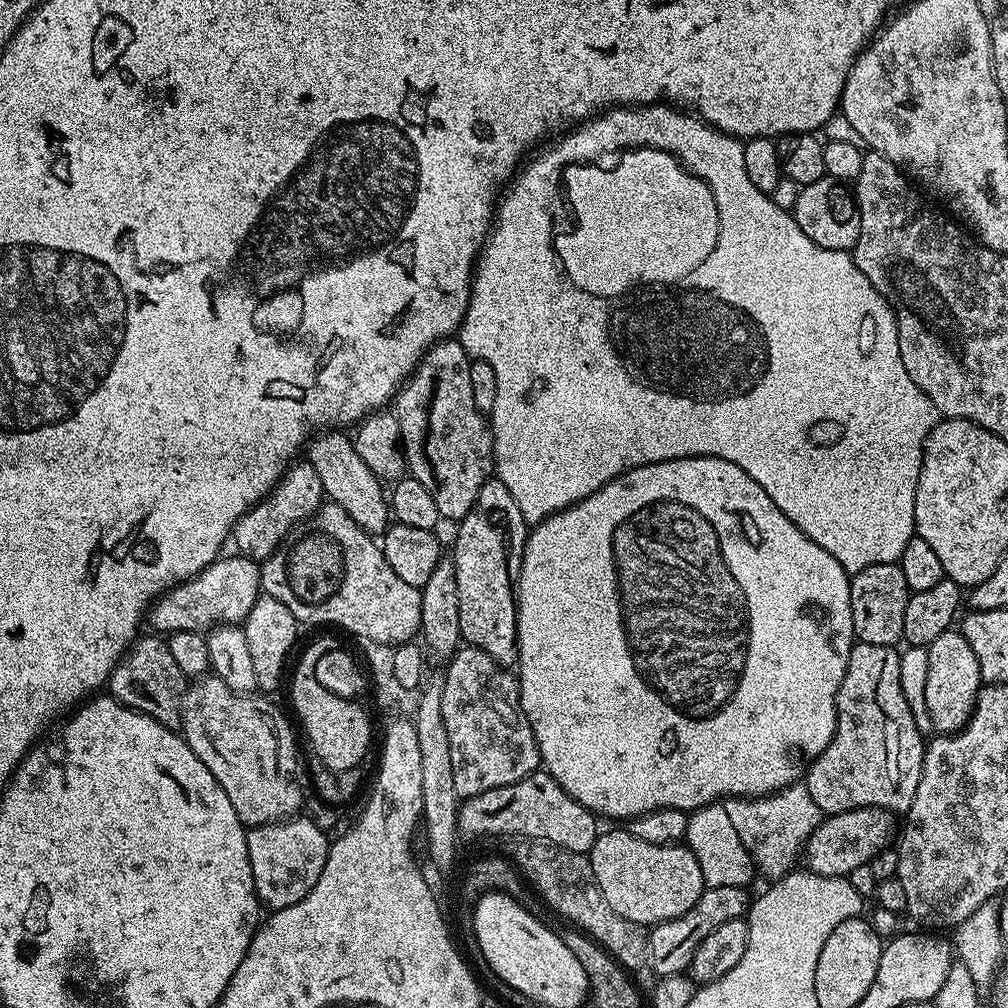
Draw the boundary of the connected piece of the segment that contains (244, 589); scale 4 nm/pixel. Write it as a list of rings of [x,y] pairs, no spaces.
[[[239,554],[221,555],[210,566],[206,566],[191,580],[176,584],[157,596],[146,620],[156,634],[173,632],[207,633],[222,625],[243,625],[254,602],[262,594],[260,587],[260,564],[249,556]]]

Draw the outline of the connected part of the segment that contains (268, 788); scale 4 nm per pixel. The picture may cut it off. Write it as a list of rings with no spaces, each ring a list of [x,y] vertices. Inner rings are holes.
[[[205,674],[189,683],[182,702],[184,740],[226,790],[234,814],[246,826],[287,820],[304,804],[304,788],[296,777],[302,772],[302,764],[300,768],[296,761],[296,736],[279,706],[268,700],[260,694],[230,690],[226,682]]]

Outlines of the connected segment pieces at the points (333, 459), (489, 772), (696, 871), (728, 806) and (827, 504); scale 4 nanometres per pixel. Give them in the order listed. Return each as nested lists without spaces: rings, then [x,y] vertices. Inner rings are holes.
[[[325,430],[308,441],[307,452],[307,463],[312,464],[314,470],[318,470],[318,478],[322,478],[325,497],[331,503],[342,506],[342,510],[358,522],[363,532],[383,533],[390,523],[390,500],[380,477],[373,474],[366,462],[362,462],[353,437],[344,430]]]
[[[460,646],[451,659],[447,661],[448,669],[442,672],[444,677],[444,689],[442,690],[442,722],[446,722],[446,735],[450,737],[450,763],[454,766],[454,790],[458,790],[461,798],[477,796],[486,790],[494,790],[498,786],[510,786],[522,778],[526,778],[531,772],[537,771],[541,767],[540,751],[538,742],[534,738],[534,730],[526,718],[526,714],[520,705],[520,682],[515,671],[507,667],[496,664],[481,648],[471,646]]]
[[[612,826],[609,832],[601,831],[597,835],[590,853],[594,878],[610,906],[622,918],[630,918],[630,922],[638,922],[645,926],[655,926],[678,918],[698,902],[704,893],[705,883],[702,878],[702,866],[698,866],[698,858],[683,843],[656,846],[654,842],[642,842],[642,838],[634,838],[627,827]]]
[[[804,782],[781,788],[770,796],[734,796],[725,799],[723,806],[738,838],[742,838],[742,846],[746,846],[750,854],[755,871],[769,876],[768,880],[772,882],[782,879],[797,867],[796,859],[801,859],[804,845],[822,819],[818,802],[810,798],[810,790]]]
[[[664,102],[653,105],[606,108],[603,112],[587,120],[579,121],[575,127],[565,131],[556,139],[544,146],[549,146],[549,148],[541,147],[513,175],[510,183],[503,189],[494,209],[494,227],[489,231],[488,238],[484,241],[484,247],[480,249],[472,278],[472,293],[468,299],[468,309],[458,329],[460,345],[467,350],[469,357],[476,362],[485,360],[489,370],[492,371],[493,378],[496,379],[496,397],[492,400],[492,416],[490,412],[494,476],[495,479],[503,482],[506,490],[510,490],[510,495],[514,498],[514,502],[518,502],[518,510],[522,510],[522,518],[526,523],[535,526],[542,523],[548,516],[561,512],[563,508],[571,508],[580,500],[584,500],[590,494],[597,492],[602,486],[606,486],[615,476],[621,476],[629,468],[646,466],[654,462],[666,462],[674,458],[713,456],[714,458],[722,458],[726,462],[734,462],[734,466],[746,470],[746,474],[750,474],[750,478],[754,478],[754,482],[758,482],[758,486],[762,486],[762,490],[766,490],[766,494],[770,494],[774,506],[778,506],[778,510],[782,510],[782,514],[786,514],[786,518],[790,518],[790,522],[794,522],[794,526],[798,526],[798,530],[802,530],[802,534],[806,534],[806,538],[818,542],[818,546],[822,546],[822,550],[834,554],[834,558],[838,558],[838,562],[848,573],[855,574],[861,572],[866,566],[874,566],[875,564],[897,563],[902,550],[906,550],[906,542],[910,542],[910,538],[916,535],[914,498],[918,490],[918,474],[922,470],[924,444],[928,440],[928,435],[934,430],[934,426],[941,419],[941,414],[934,406],[934,402],[930,402],[930,398],[926,398],[926,394],[922,394],[922,390],[918,390],[914,378],[910,378],[910,374],[906,374],[906,366],[902,366],[902,354],[898,350],[896,314],[884,296],[878,294],[878,290],[874,290],[874,286],[868,281],[866,274],[862,274],[862,270],[858,270],[855,259],[848,252],[830,250],[810,242],[810,238],[806,238],[806,234],[802,234],[802,226],[798,226],[792,213],[779,208],[772,201],[769,193],[758,190],[758,186],[754,186],[754,182],[750,182],[750,177],[746,175],[743,143],[735,136],[727,136],[724,132],[716,131],[715,128],[705,124],[693,113]],[[623,148],[632,149],[622,153],[620,161],[613,168],[599,168],[598,165],[590,161],[598,159],[599,156],[608,156],[611,152],[620,152]],[[671,155],[680,156],[681,162],[697,177],[688,175],[687,170]]]

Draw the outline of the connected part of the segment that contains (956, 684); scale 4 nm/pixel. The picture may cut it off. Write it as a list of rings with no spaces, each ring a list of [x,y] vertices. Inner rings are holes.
[[[959,630],[943,632],[927,647],[929,665],[926,679],[926,710],[929,711],[933,729],[940,734],[959,732],[976,705],[976,696],[982,687],[978,658],[974,658],[974,650],[970,650],[970,642]]]

